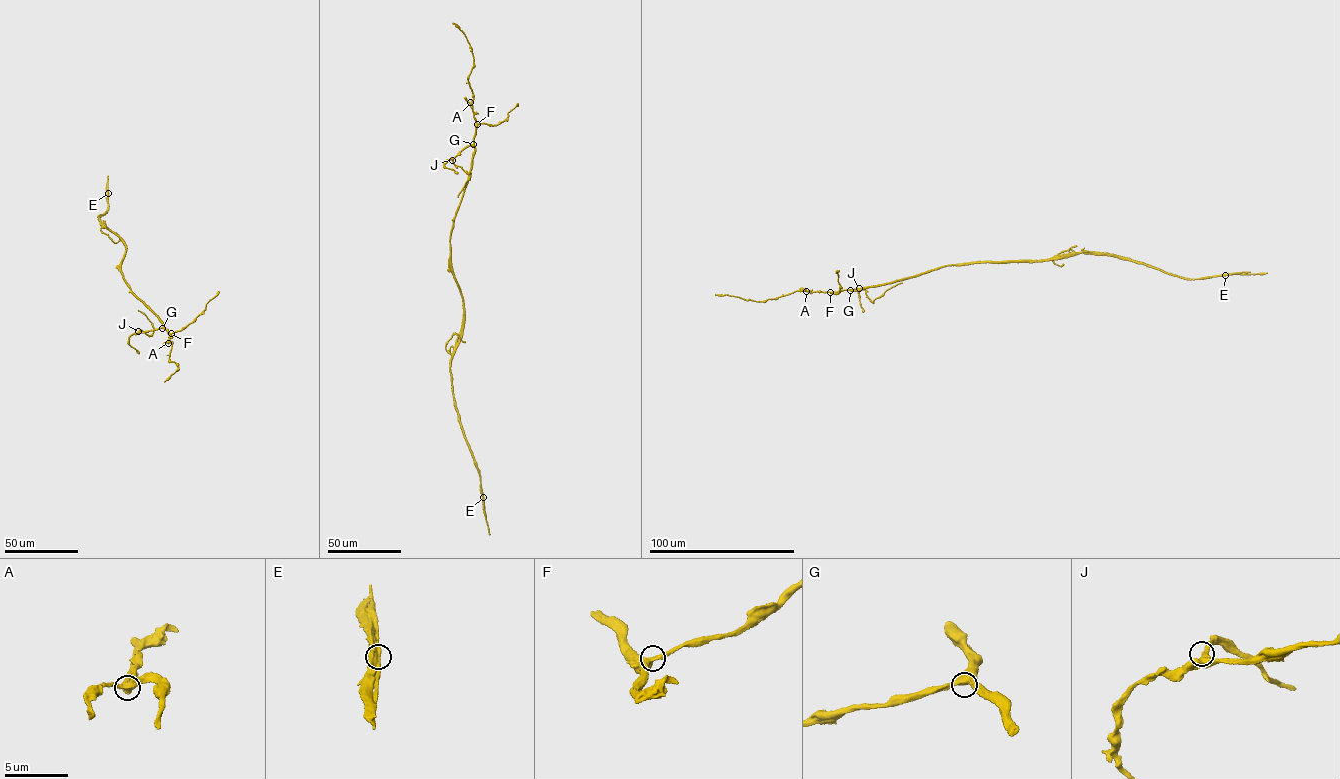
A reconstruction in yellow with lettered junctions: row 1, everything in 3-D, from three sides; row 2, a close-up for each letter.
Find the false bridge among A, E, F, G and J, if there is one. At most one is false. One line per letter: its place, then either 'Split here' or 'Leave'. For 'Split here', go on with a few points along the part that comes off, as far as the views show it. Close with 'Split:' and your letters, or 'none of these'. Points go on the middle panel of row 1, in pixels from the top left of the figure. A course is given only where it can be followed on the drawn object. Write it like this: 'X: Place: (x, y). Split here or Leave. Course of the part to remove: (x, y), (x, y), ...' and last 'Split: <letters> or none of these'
A: Place: (470, 102). Leave
E: Place: (483, 497). Split here. Course of the part to remove: (483, 497), (479, 473), (461, 428), (453, 393), (450, 366), (461, 326), (463, 299), (449, 258)
F: Place: (477, 124). Leave
G: Place: (473, 144). Leave
J: Place: (452, 160). Leave
Split: E

